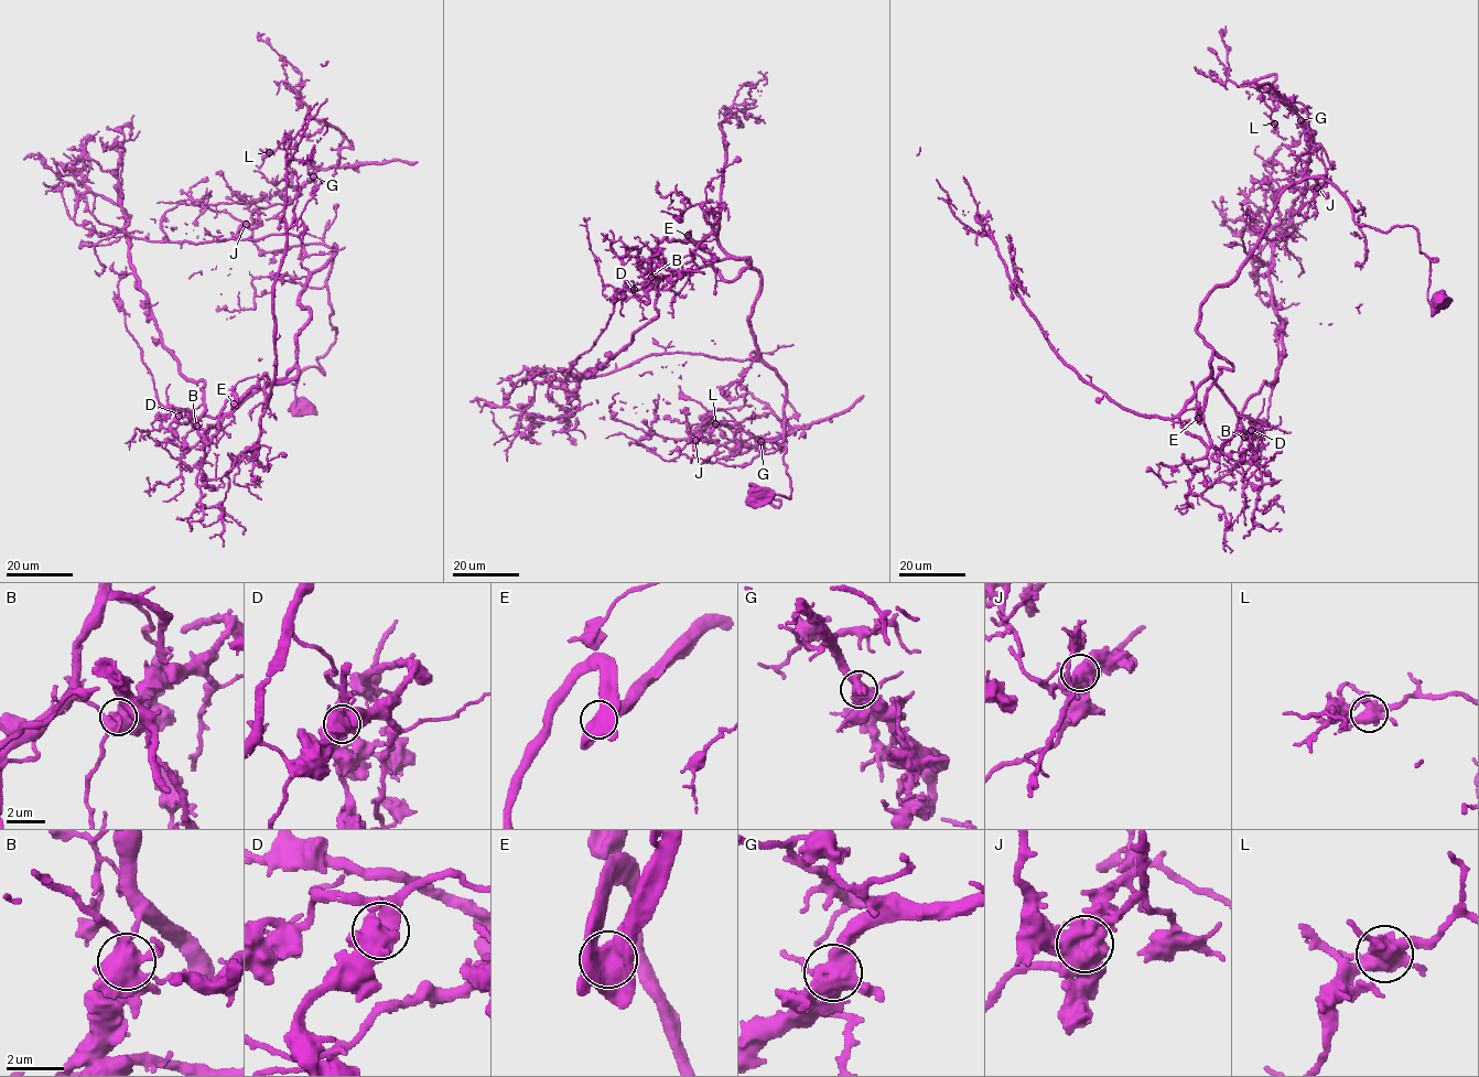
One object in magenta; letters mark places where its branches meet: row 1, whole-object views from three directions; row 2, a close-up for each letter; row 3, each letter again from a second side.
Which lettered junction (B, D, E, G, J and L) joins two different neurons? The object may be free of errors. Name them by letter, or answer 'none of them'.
J

